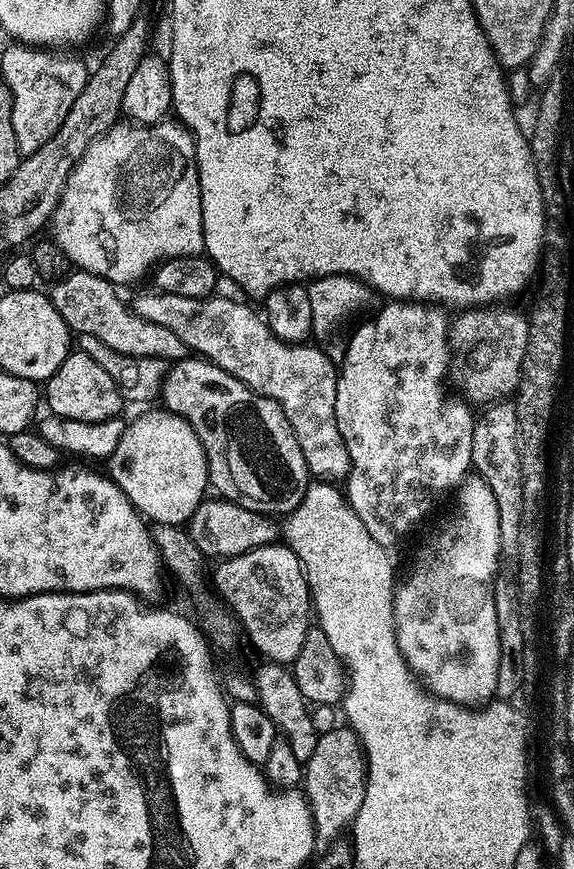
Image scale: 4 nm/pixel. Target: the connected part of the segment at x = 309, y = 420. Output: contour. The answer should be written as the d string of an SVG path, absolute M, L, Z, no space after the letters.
M159 290L140 292L130 300L131 308L146 322L158 322L158 326L166 326L166 330L174 330L178 338L197 357L210 360L217 364L226 374L238 378L250 390L260 396L276 400L278 406L286 414L290 426L294 430L294 438L298 438L298 446L302 446L302 454L306 458L306 466L313 477L324 482L340 482L348 474L348 451L344 445L342 434L336 425L336 378L337 365L320 348L311 348L311 343L301 342L287 344L277 338L268 325L267 319L259 311L247 308L247 303L222 298L215 294L202 298L186 298L182 294L170 294Z

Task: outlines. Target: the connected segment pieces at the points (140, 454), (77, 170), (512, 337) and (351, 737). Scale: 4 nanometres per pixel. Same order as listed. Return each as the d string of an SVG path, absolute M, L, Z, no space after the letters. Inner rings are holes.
M165 408L150 410L125 425L118 446L106 461L106 474L130 498L137 512L155 525L185 525L209 487L208 463L197 432Z
M172 118L160 120L157 124L133 124L118 122L114 127L102 133L91 146L82 154L78 166L72 168L70 178L66 182L64 192L60 196L60 204L53 212L50 221L51 239L67 254L69 261L83 272L98 274L106 278L111 284L123 286L140 280L144 275L151 273L161 262L172 260L176 256L198 256L205 251L204 227L202 226L202 194L200 193L200 179L196 165L196 147L192 141L192 134L183 124Z
M477 306L461 311L450 326L451 343L459 351L461 348L468 352L468 377L464 380L463 395L473 405L487 406L501 397L511 397L520 384L522 358L526 358L528 317L516 308L500 307L504 306Z
M337 726L329 732L321 732L314 746L314 754L302 768L302 791L308 799L308 805L314 818L316 839L321 845L327 846L343 837L356 822L356 815L364 801L368 785L368 762L364 758L364 746L356 733L347 726Z

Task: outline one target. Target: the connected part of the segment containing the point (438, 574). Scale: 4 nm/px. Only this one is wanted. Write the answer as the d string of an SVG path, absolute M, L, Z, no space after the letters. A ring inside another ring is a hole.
M475 474L457 488L456 504L440 529L413 554L408 573L399 577L392 594L396 641L409 668L434 696L455 704L480 706L496 696L498 686L498 614L494 610L494 586L501 571L499 518L493 491Z

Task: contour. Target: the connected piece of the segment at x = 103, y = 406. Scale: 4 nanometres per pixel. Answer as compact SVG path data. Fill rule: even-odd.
M69 351L68 357L54 370L54 374L43 385L42 396L46 401L47 411L53 416L62 418L78 418L78 422L102 422L114 420L121 415L122 401L118 386L114 386L114 378L94 362L85 352Z

